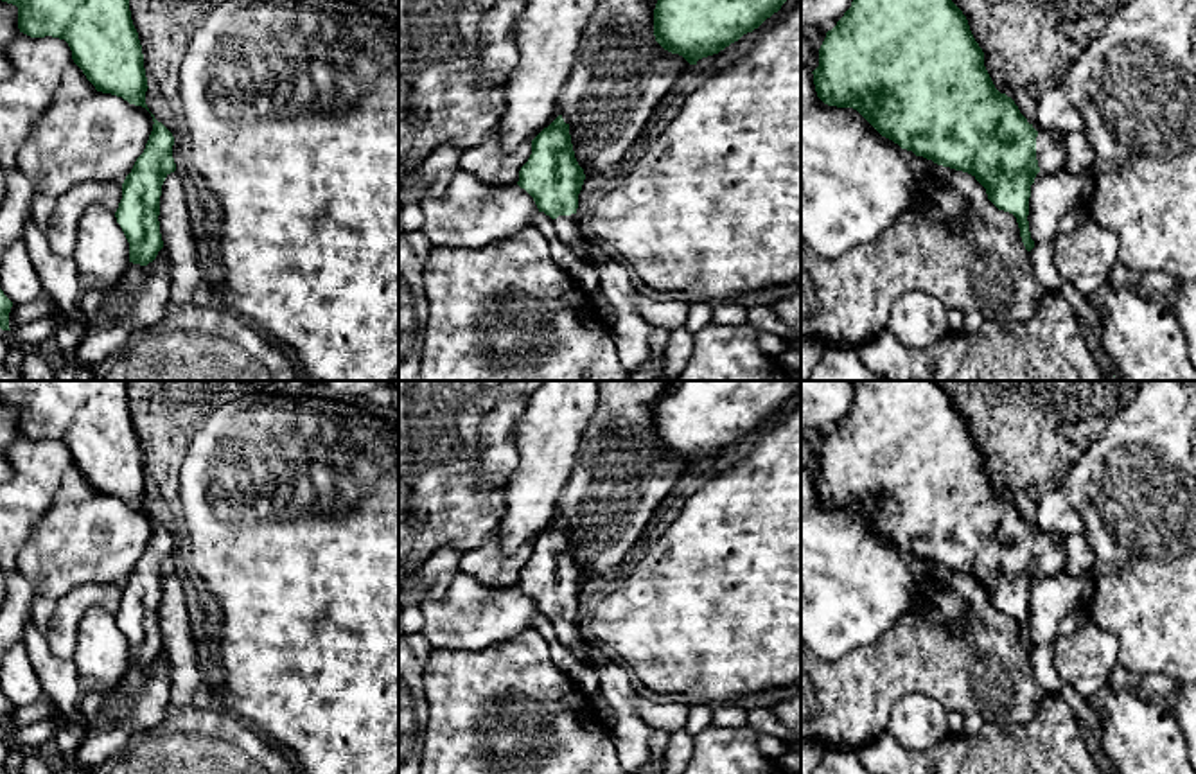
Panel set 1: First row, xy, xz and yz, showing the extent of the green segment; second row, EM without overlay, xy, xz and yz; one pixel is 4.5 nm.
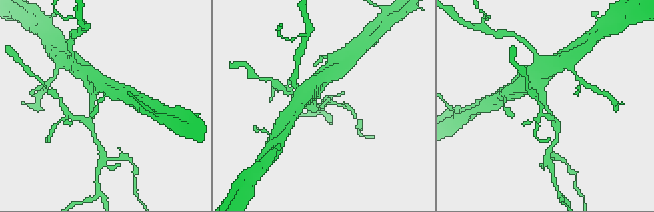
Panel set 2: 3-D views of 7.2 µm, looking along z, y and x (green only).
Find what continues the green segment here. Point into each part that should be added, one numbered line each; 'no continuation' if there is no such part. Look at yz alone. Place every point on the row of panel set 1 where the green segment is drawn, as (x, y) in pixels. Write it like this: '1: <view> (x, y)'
1: yz (1051, 155)

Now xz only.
1: xz (568, 227)

